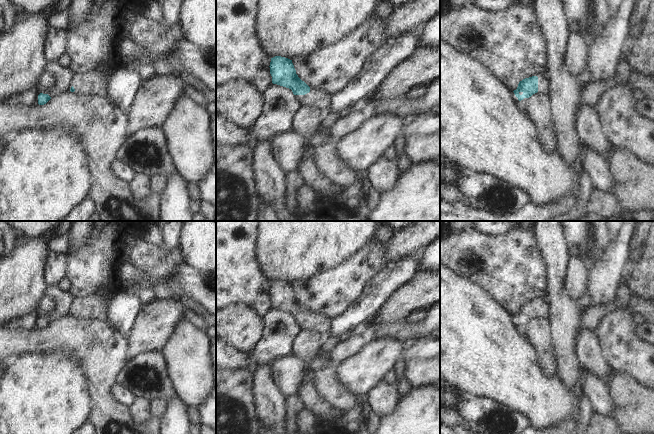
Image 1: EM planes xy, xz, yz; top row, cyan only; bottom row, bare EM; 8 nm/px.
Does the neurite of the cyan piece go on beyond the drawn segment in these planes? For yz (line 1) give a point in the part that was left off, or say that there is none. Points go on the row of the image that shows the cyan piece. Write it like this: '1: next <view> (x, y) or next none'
1: next yz (543, 82)

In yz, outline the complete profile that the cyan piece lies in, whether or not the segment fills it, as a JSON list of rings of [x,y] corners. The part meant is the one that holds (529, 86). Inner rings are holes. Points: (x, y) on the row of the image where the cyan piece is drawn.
[[[538,74],[525,78],[519,82],[518,87],[514,90],[515,96],[519,101],[524,98],[529,98],[533,94],[539,92],[541,94],[548,94],[550,91],[550,81],[546,74]]]

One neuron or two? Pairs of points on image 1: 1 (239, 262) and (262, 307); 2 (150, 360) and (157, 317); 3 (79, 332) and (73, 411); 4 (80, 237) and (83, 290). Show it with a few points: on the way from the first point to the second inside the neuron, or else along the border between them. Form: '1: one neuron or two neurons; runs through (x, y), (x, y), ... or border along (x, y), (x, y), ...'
1: one neuron; runs through (239, 273), (241, 281), (255, 296)
2: two neurons; border along (162, 351), (145, 351), (131, 359)
3: two neurons; border along (54, 353), (72, 353), (80, 361), (88, 380)
4: two neurons; border along (94, 231), (86, 244), (68, 254)

